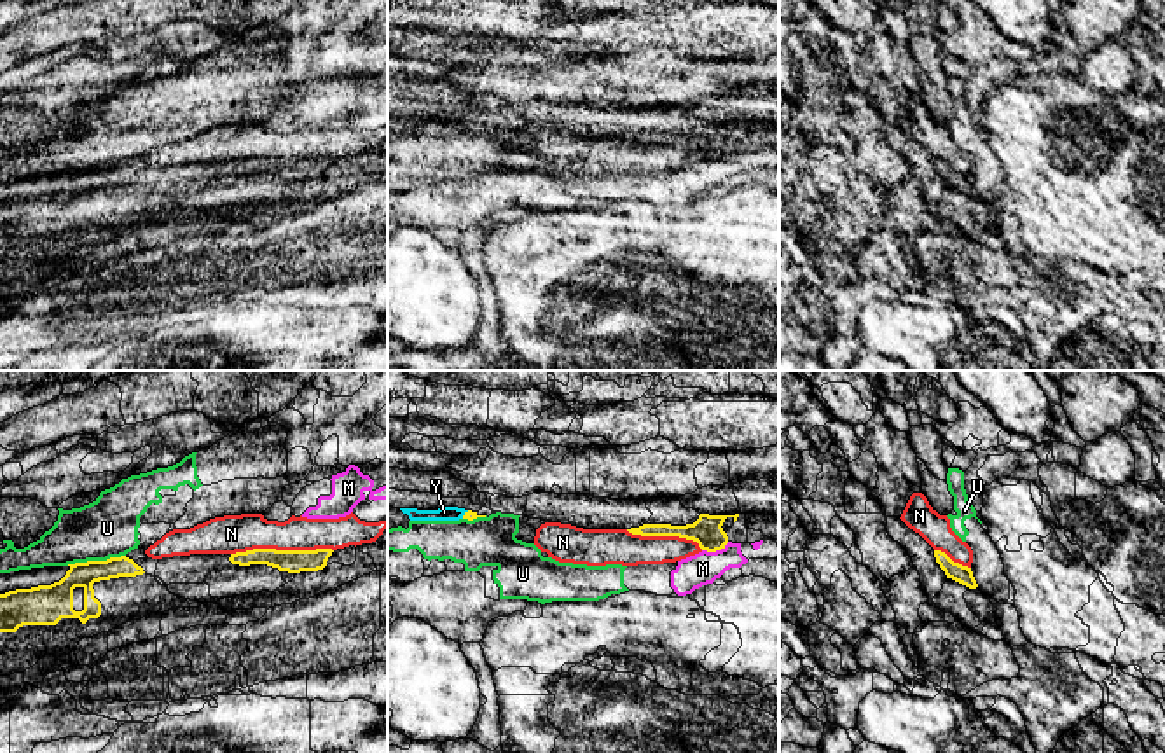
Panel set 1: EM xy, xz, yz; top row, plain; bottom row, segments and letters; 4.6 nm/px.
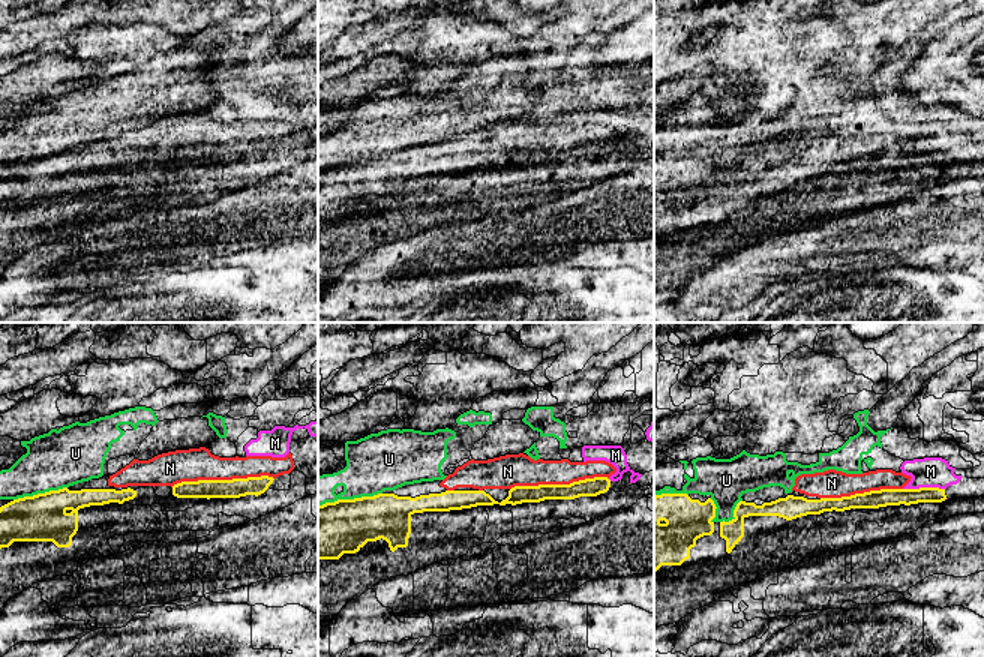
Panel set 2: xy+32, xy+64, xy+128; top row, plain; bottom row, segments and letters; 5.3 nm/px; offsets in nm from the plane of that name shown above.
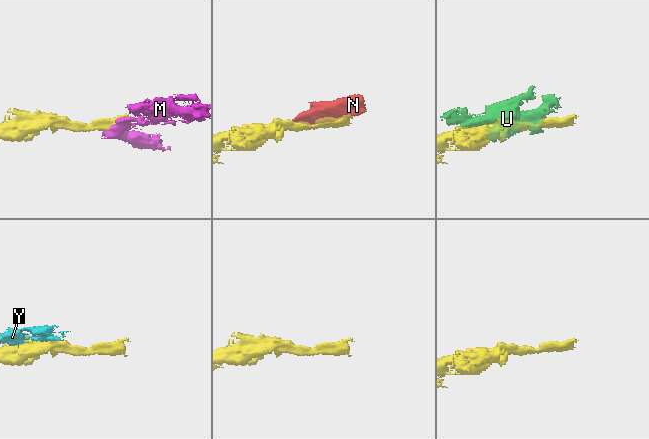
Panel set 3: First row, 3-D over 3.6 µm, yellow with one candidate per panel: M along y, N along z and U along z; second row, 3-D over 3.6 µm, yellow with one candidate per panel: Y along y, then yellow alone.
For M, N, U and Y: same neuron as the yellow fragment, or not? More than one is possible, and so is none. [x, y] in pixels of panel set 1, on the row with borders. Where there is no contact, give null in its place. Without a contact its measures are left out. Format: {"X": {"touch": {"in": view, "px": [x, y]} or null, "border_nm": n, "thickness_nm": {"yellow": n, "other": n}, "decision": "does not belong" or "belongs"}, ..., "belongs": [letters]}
{"M": {"touch": {"in": "xz", "px": [715, 551]}, "border_nm": 130, "thickness_nm": {"yellow": 140, "other": 150}, "decision": "does not belong"}, "N": {"touch": {"in": "xy", "px": [282, 551]}, "border_nm": 480, "thickness_nm": {"yellow": 110, "other": 180}, "decision": "belongs"}, "U": {"touch": {"in": "xy", "px": [95, 561]}, "border_nm": 280, "thickness_nm": {"yellow": 160, "other": 280}, "decision": "does not belong"}, "Y": {"touch": {"in": "xz", "px": [465, 514]}, "border_nm": 50, "thickness_nm": {"yellow": 50, "other": 60}, "decision": "does not belong"}, "belongs": ["N"]}

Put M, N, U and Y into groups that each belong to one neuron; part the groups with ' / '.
M U / N / Y

